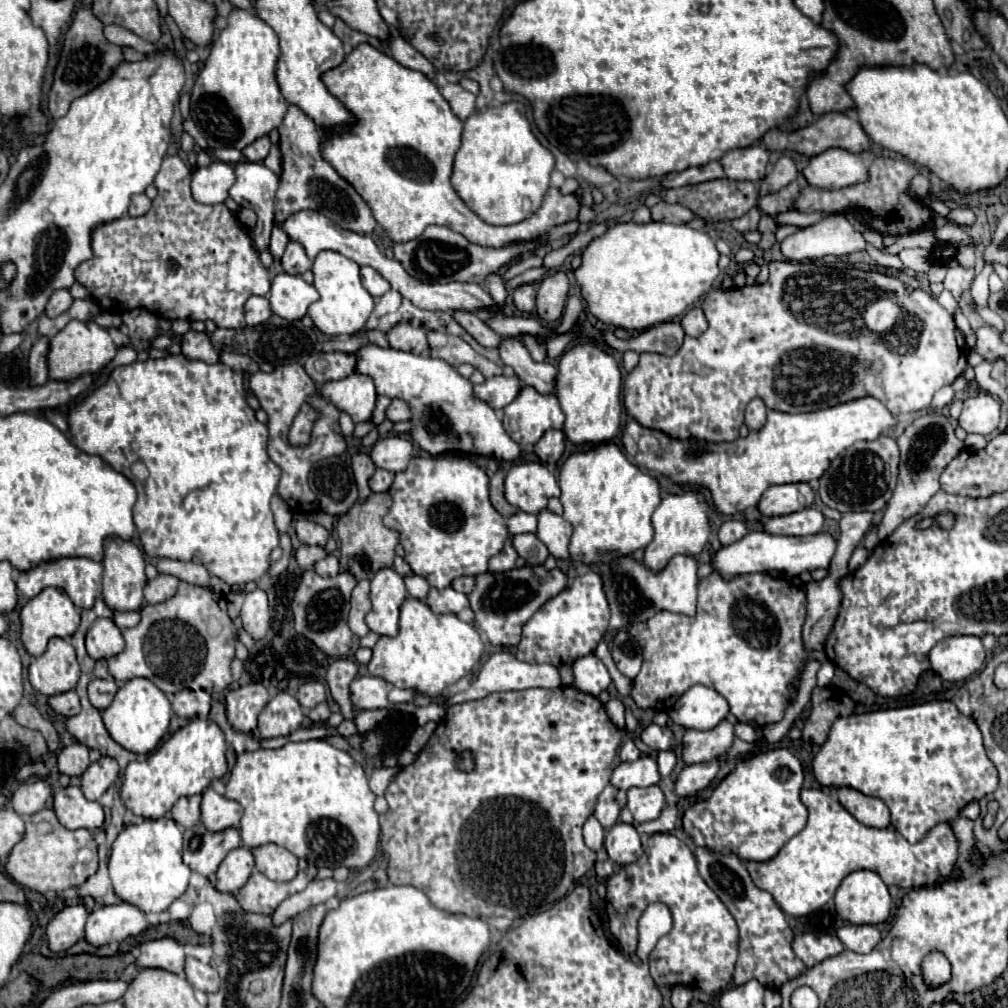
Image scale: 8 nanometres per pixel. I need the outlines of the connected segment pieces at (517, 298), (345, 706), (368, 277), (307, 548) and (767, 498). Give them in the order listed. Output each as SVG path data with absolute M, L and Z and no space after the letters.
M530 283L516 287L516 291L514 291L514 305L520 311L526 311L526 313L534 311L534 305L536 305L536 289Z
M336 659L330 667L328 667L328 675L326 681L330 685L330 693L336 699L336 703L342 709L342 717L344 719L354 719L354 709L350 703L350 693L348 693L348 685L350 681L358 675L358 665L352 659Z
M368 265L360 267L360 277L362 277L362 285L366 287L366 291L372 297L380 297L390 289L388 281L384 281L384 277L380 277L380 273L376 273L376 269L372 269Z
M302 545L298 551L296 551L296 561L300 567L304 569L310 569L316 561L328 557L326 549L324 547L312 547L312 545Z
M788 483L788 485L772 485L762 495L758 509L766 517L790 515L810 507L814 501L814 491L808 483Z

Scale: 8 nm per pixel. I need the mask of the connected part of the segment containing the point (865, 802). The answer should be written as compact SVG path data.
M848 787L838 789L838 799L840 799L842 807L848 813L852 813L866 827L884 829L890 825L890 809L886 807L886 803L882 799L862 795L860 791L854 791Z

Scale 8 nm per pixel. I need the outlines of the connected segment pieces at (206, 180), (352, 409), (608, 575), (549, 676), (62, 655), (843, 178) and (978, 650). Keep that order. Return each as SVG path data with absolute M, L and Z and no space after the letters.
M224 161L200 167L192 173L192 197L204 205L224 203L234 179L234 167Z
M352 373L340 381L328 381L320 393L332 401L340 411L348 413L354 423L366 421L372 417L376 389L372 377L364 373Z
M622 555L608 561L598 561L588 565L592 571L600 573L604 595L610 603L610 629L630 629L634 623L652 619L658 611L666 609L672 613L694 616L696 614L696 587L698 587L698 565L694 557L676 555L662 571L648 569L642 561Z
M498 651L498 653L494 653L494 655L482 665L480 675L478 675L478 679L470 685L470 689L452 695L450 699L446 699L446 703L444 703L442 707L448 709L448 707L458 705L458 703L464 703L464 701L482 699L482 697L486 697L488 693L494 693L494 691L520 691L520 689L530 689L530 687L548 687L548 689L560 687L560 673L558 673L558 669L556 669L554 665L522 663L522 661L518 661L510 651Z
M54 637L48 643L46 653L34 657L30 663L28 679L42 695L60 695L72 691L80 677L76 651L70 638Z
M826 149L818 153L808 161L802 173L812 187L824 189L842 189L868 179L860 155L848 153L846 149Z
M956 635L944 637L930 651L932 669L946 681L966 681L982 669L986 659L980 637Z

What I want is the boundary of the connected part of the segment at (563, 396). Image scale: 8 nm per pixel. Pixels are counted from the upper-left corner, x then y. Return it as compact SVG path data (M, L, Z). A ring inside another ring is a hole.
M592 343L576 345L560 357L556 397L566 415L564 433L572 443L606 443L620 429L622 375L618 361Z

